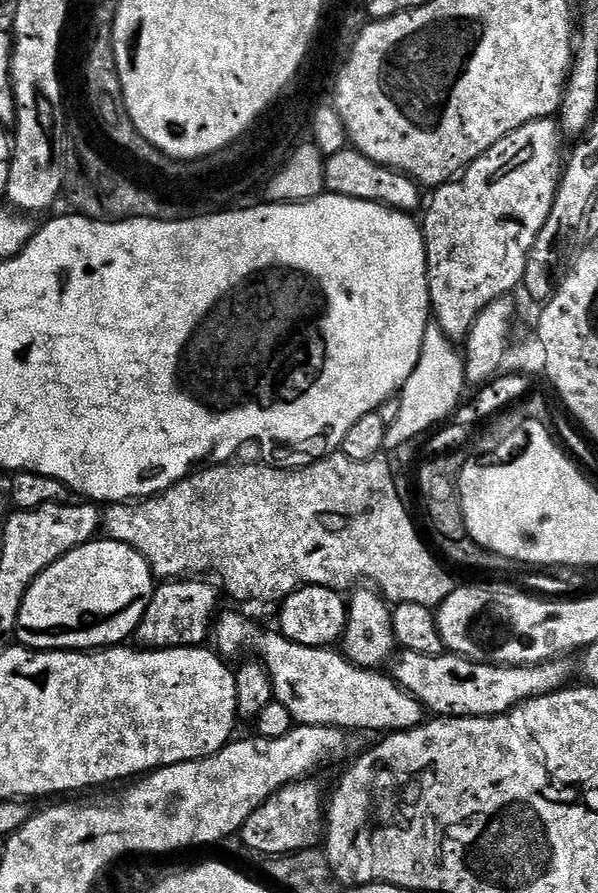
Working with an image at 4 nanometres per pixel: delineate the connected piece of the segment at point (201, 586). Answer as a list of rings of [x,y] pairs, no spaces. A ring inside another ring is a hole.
[[[181,578],[161,583],[152,593],[146,614],[142,614],[142,622],[134,633],[135,643],[144,650],[201,647],[213,631],[214,617],[218,612],[216,603],[221,596],[215,583],[207,584],[204,580],[207,579]]]

